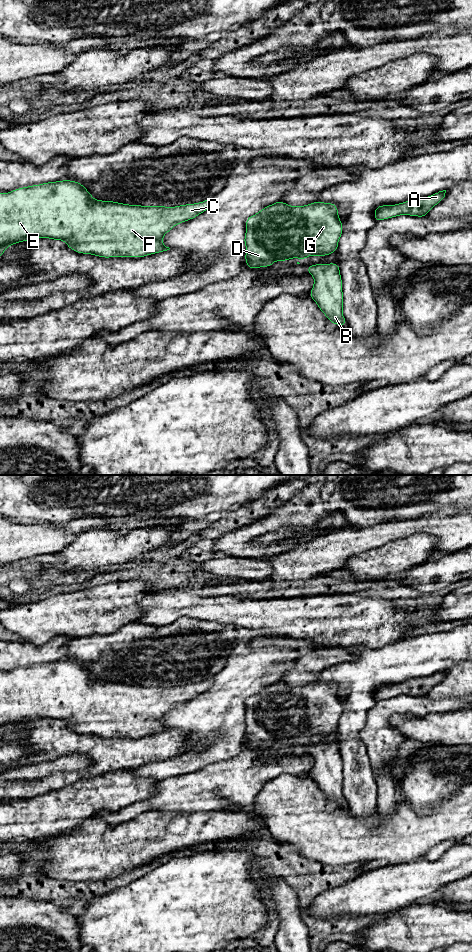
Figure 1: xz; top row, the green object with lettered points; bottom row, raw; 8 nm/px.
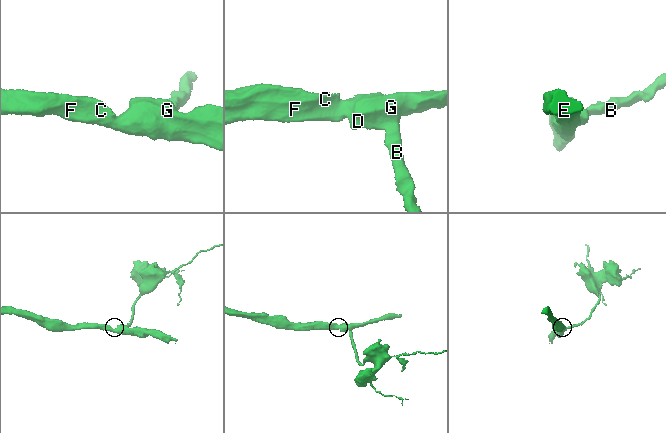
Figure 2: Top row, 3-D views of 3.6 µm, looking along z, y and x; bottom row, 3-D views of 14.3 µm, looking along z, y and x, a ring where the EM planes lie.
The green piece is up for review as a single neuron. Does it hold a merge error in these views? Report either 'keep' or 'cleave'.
keep

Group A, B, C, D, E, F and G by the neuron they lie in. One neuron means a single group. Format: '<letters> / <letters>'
A B C D E F G

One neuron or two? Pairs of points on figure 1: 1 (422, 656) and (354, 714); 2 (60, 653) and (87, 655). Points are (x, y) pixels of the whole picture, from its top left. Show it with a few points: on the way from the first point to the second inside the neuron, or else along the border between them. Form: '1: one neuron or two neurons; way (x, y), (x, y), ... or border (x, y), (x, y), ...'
1: one neuron; way (401, 661), (390, 664), (360, 694)
2: two neurons; border (73, 638), (67, 645), (67, 656), (65, 659)

